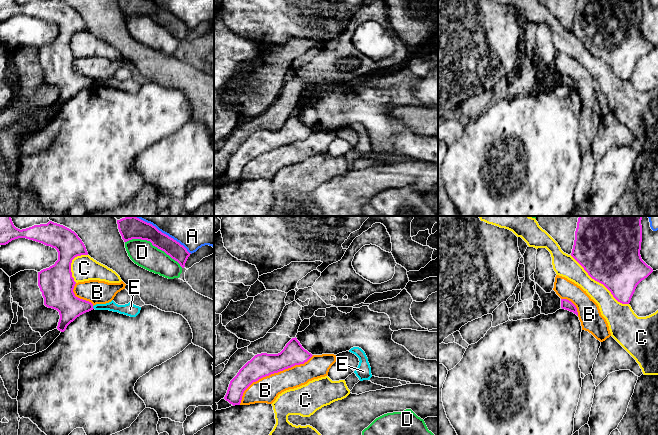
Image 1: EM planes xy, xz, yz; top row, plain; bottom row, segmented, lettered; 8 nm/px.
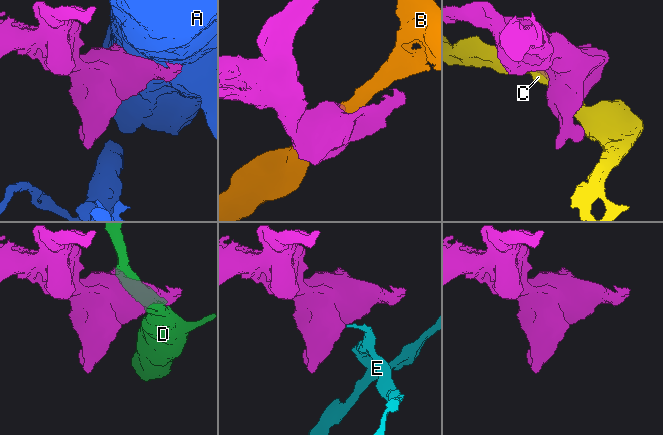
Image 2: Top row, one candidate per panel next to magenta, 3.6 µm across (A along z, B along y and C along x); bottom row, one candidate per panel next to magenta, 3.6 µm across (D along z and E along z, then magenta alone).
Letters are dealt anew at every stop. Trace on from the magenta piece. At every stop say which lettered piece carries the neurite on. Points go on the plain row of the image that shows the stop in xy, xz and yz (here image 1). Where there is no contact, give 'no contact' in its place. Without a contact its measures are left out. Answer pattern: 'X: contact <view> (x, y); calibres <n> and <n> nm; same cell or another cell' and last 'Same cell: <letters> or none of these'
A: contact xy (170, 13); calibres 140 and 200 nm; another cell
B: contact xz (272, 149); calibres 190 and 200 nm; another cell
C: contact yz (599, 58); calibres 480 and 170 nm; another cell
D: contact xy (154, 21); calibres 140 and 200 nm; another cell
E: contact xy (92, 83); calibres 200 and 80 nm; another cell
Same cell: none of these

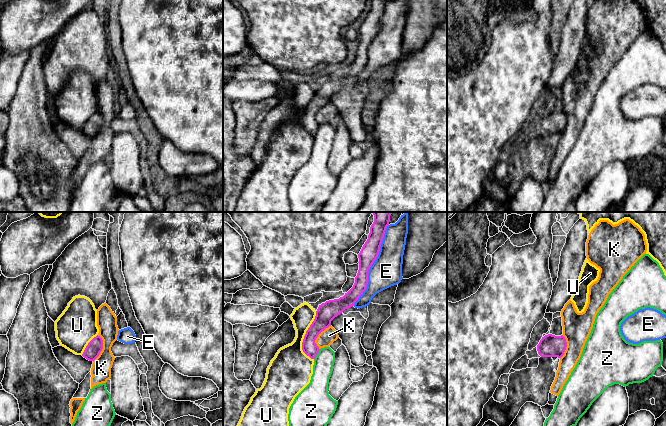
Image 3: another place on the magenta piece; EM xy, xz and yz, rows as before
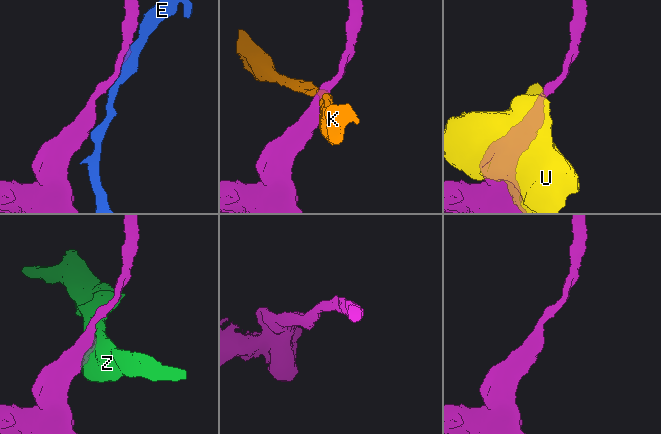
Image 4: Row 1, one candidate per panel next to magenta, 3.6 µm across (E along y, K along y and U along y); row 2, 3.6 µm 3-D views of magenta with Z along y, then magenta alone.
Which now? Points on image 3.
E: contact xz (371, 41); calibres 140 and 260 nm; another cell
K: contact xy (102, 124); calibres 120 and 160 nm; another cell
U: contact xz (305, 111); calibres 160 and 280 nm; another cell
Z: contact xz (317, 129); calibres 120 and 160 nm; another cell
Same cell: none of these

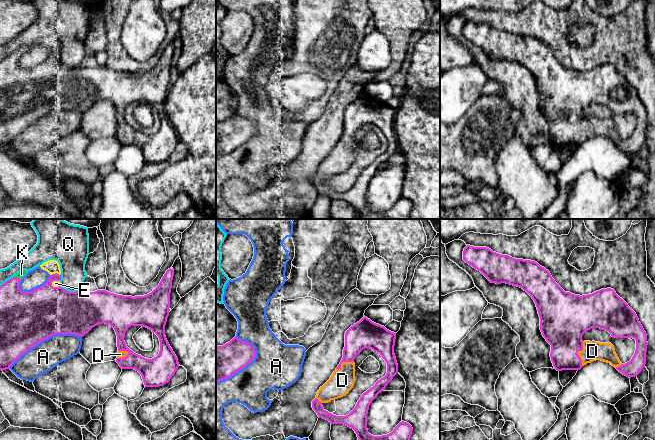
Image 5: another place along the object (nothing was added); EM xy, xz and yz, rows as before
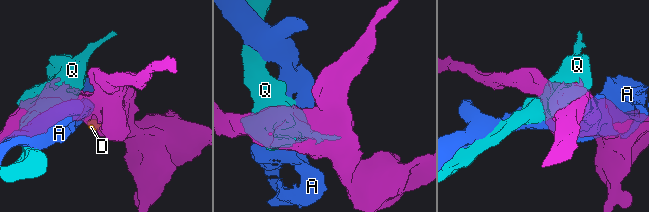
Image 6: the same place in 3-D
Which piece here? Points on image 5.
A: contact xy (44, 115); calibres 440 and 240 nm; another cell
D: contact yz (577, 130); calibres 340 and 160 nm; same cell
E: contact xy (55, 49); calibres 280 and 110 nm; same cell
K: contact xy (16, 53); calibres 280 and 60 nm; same cell
Q: contact xy (68, 67); calibres 400 and 220 nm; another cell
Same cell: D, E, K

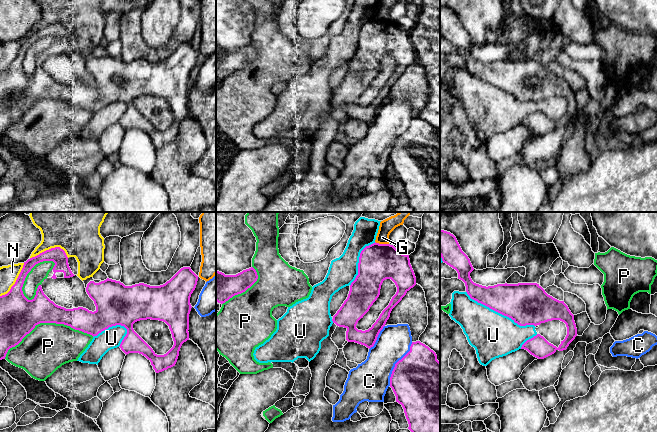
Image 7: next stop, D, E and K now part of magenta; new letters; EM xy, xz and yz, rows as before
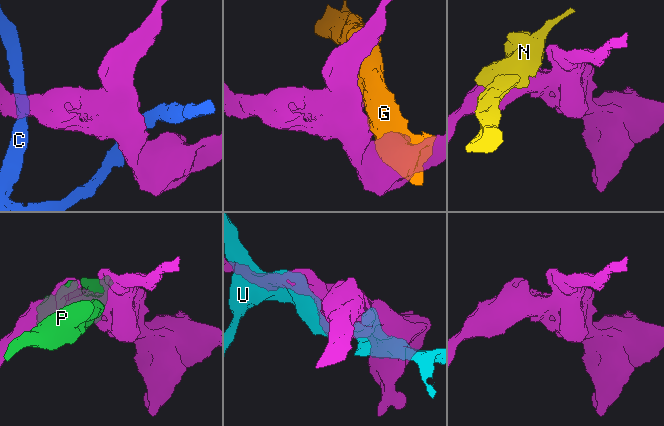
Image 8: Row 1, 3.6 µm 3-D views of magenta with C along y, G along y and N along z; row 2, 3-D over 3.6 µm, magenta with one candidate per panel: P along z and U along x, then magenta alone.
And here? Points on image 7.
C: contact xz (395, 140); calibres 460 and 320 nm; another cell
G: contact xz (382, 20); calibres 300 and 100 nm; another cell
N: contact xy (51, 24); calibres 120 and 280 nm; another cell
P: contact xy (46, 98); calibres 300 and 380 nm; another cell
U: contact yz (499, 88); calibres 340 and 360 nm; another cell
Same cell: none of these

